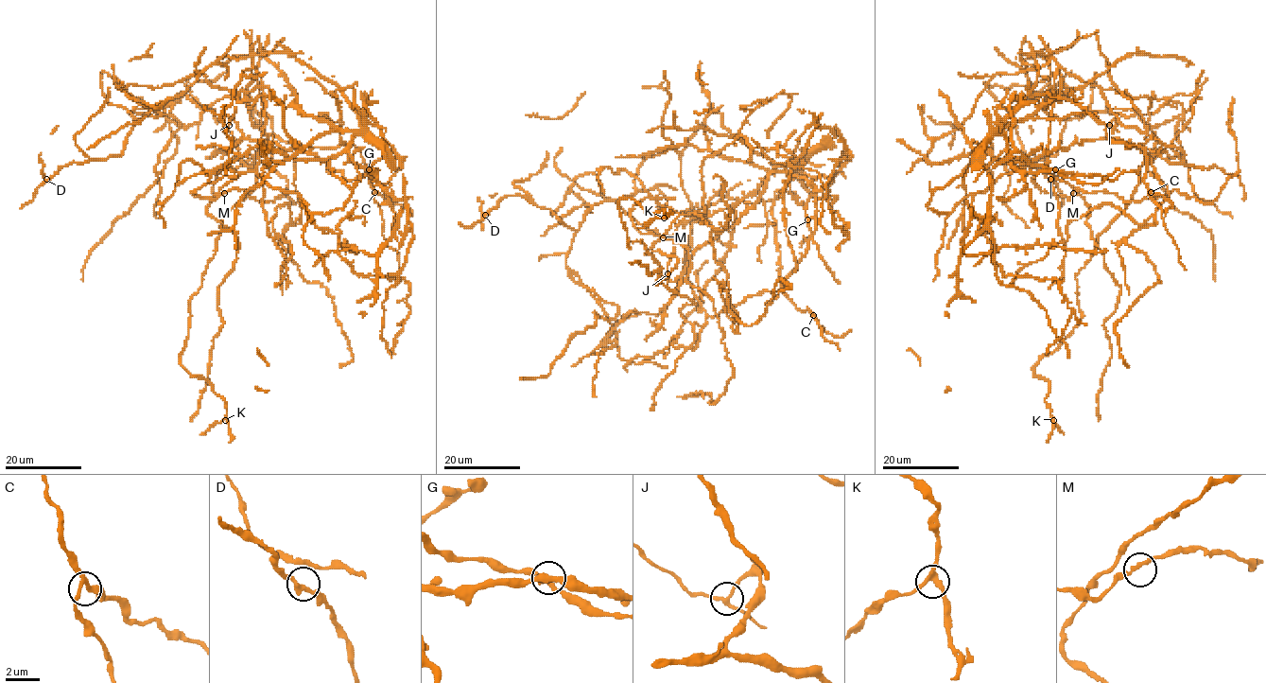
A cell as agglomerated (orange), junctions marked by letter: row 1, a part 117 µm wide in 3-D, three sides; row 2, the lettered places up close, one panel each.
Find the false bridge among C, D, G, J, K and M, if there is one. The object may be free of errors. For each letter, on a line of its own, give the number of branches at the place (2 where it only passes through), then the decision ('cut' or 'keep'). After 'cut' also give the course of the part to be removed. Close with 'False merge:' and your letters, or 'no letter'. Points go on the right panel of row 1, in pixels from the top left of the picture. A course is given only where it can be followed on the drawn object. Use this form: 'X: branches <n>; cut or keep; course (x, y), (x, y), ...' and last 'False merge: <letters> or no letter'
C: branches 3; keep
D: branches 3; keep
G: branches 3; keep
J: branches 3; cut; course (1109, 124), (1100, 122), (1083, 106)
K: branches 3; keep
M: branches 3; keep
False merge: J

